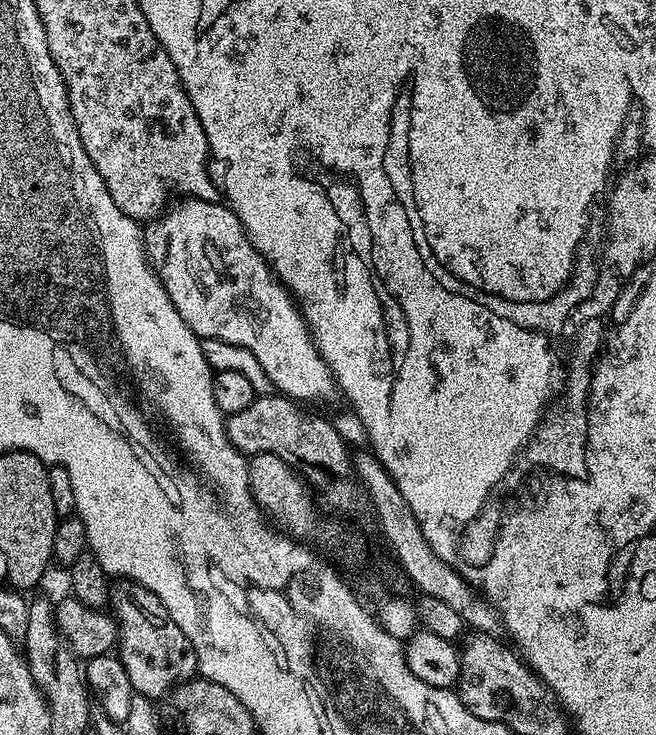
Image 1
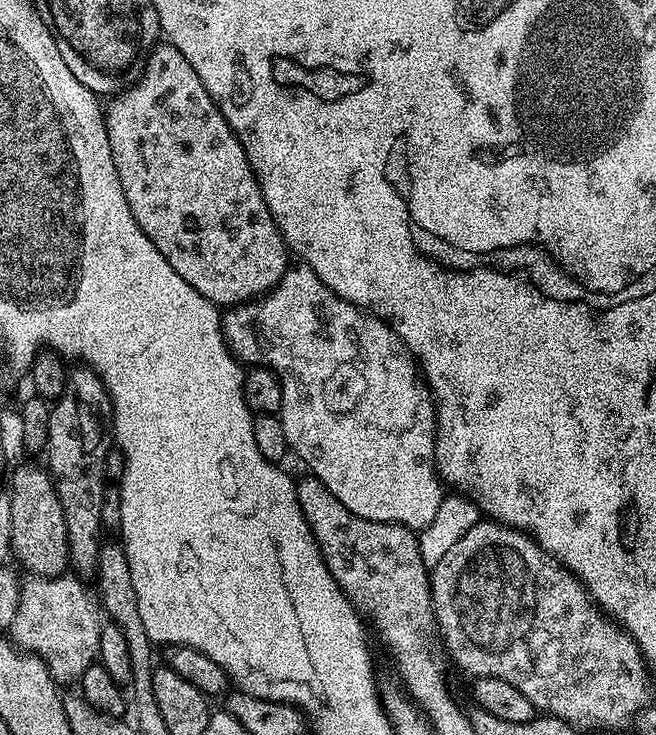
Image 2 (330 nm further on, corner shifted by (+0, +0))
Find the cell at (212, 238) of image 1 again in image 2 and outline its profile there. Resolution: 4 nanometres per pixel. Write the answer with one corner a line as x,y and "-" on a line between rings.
296,262
289,266
282,274
282,278
278,283
268,292
265,292
263,296
259,298
253,298
243,304
238,304
229,307
227,311
223,313
222,323
224,326
224,340
228,343
228,351
240,361
244,366
259,366
261,368
268,368
274,375
280,380
282,386
282,406
278,413
278,417
282,424
282,430
285,431
286,442
289,449
301,460
302,463
308,467
307,471
311,475
316,476
324,483
326,490
330,490
330,494
334,494
334,498
338,498
338,502
342,502
342,506
346,506
346,510
350,510
350,514
358,514
358,518
366,518
367,520
373,520
374,522
390,522
391,524
401,524
407,528
413,530
419,530
427,526
430,522
434,522
434,514
438,514
438,506
442,506
446,495
445,485
442,483
441,474
437,471
436,460
436,444
437,444
437,425
436,425
436,401
432,399
432,391
425,383
424,377
421,375
419,367
415,360
412,359
407,348
405,348
403,342
392,332
392,328
385,320
380,320
370,312
365,312
363,308
354,306
350,302
346,302
338,294
334,294
330,290
330,286
326,286
326,282
322,282
322,278
318,278
318,274
314,274
314,270
310,270
310,266
303,262

